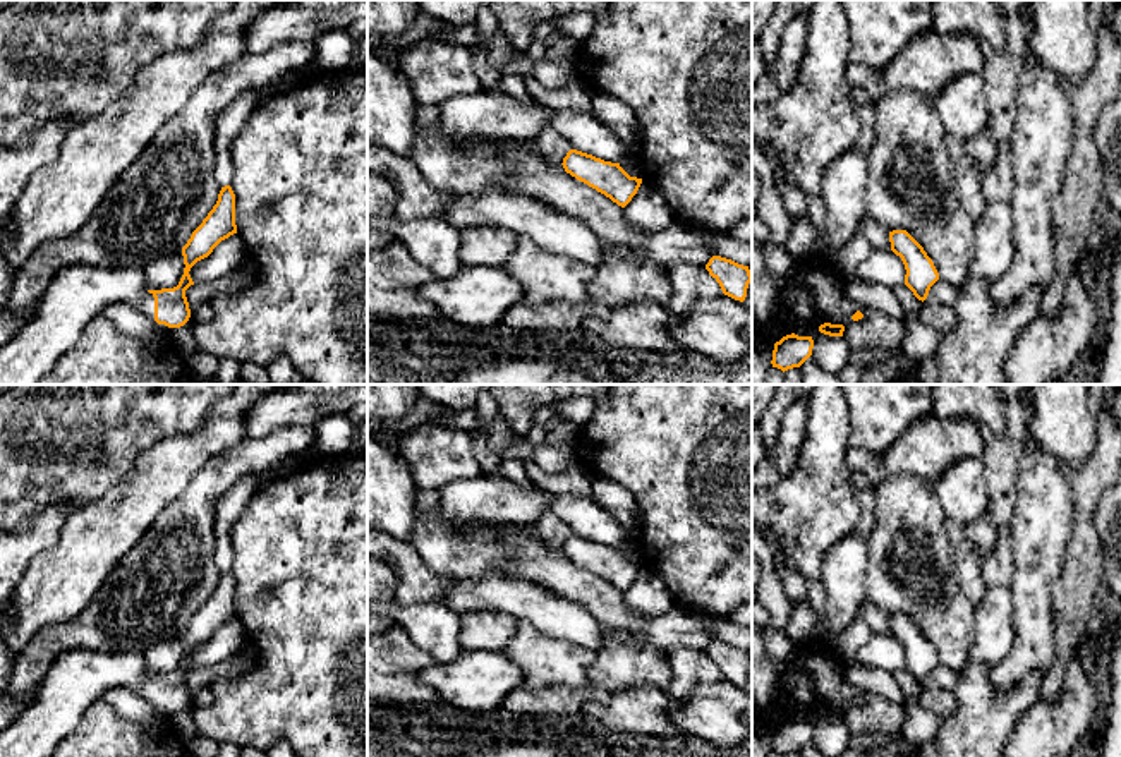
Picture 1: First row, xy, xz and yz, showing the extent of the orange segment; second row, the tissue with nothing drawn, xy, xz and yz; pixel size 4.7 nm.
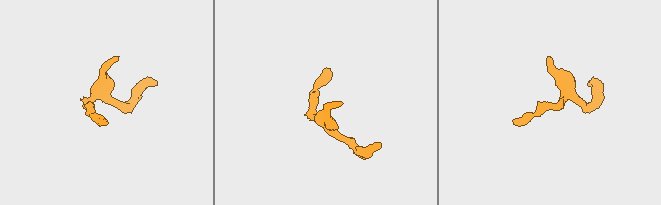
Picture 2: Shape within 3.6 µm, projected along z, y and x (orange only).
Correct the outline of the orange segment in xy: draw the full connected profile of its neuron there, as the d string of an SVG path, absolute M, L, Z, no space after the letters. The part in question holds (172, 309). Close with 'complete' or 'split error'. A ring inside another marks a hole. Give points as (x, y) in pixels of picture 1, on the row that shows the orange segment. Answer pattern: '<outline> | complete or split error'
M225 185L213 209L182 247L185 268L177 287L149 290L142 271L134 268L67 266L53 276L22 330L0 348L0 385L38 385L55 367L58 359L79 343L86 324L110 304L136 307L168 328L184 326L191 318L185 297L185 290L194 285L189 275L191 268L208 257L221 240L233 233L237 233L235 194L230 185Z | split error

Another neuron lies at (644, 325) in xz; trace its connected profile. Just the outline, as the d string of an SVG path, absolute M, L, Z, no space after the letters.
M639 300L611 309L608 319L589 318L584 328L618 347L675 352L682 348L673 335L680 323L682 314L673 314L656 302Z

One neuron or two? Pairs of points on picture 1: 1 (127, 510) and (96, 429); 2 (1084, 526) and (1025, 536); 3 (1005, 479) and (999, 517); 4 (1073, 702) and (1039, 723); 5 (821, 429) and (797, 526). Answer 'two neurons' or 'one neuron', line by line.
1: two neurons
2: two neurons
3: one neuron
4: one neuron
5: one neuron

